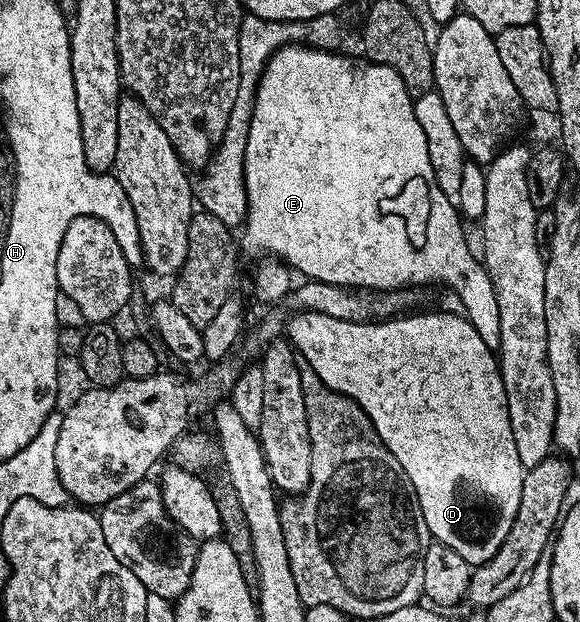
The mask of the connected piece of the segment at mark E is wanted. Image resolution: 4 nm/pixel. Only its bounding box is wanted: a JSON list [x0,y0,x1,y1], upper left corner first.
[243,45,499,351]

